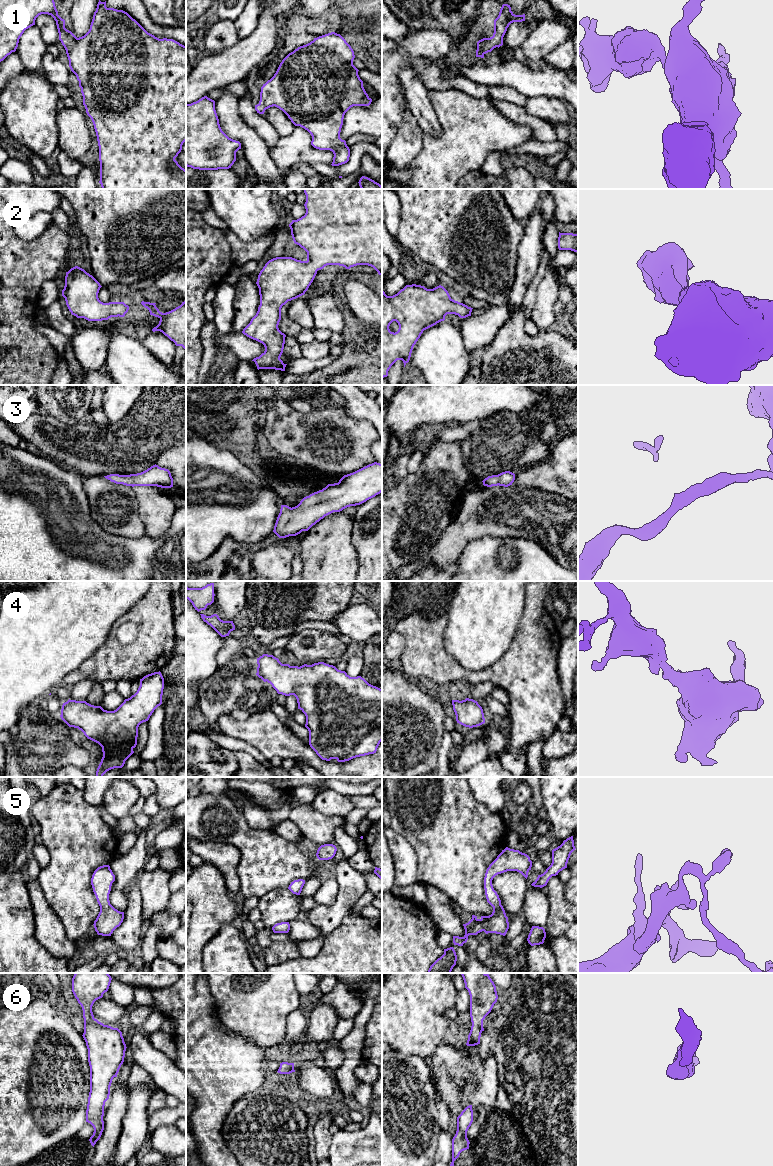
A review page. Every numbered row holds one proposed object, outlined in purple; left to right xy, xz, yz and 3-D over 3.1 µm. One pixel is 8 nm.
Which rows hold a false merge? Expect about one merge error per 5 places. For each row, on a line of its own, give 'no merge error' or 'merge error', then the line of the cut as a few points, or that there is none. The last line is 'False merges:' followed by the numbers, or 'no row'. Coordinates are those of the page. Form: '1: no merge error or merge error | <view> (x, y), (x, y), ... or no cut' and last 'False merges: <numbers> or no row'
1: no merge error | no cut
2: no merge error | no cut
3: no merge error | no cut
4: no merge error | no cut
5: no merge error | no cut
6: no merge error | no cut
False merges: no row

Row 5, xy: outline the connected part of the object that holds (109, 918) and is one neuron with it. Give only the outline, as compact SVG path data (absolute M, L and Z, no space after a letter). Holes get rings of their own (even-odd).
M109 865L98 867L91 878L93 892L100 906L100 912L93 924L98 935L111 936L124 919L124 912L115 909L109 901L109 894L114 881L115 875Z

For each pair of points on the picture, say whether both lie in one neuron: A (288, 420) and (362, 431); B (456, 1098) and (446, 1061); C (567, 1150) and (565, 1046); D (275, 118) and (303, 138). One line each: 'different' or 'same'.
A: same
B: same
C: same
D: different

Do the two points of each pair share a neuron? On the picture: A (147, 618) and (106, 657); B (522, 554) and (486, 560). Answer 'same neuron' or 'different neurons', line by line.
A: same neuron
B: same neuron

